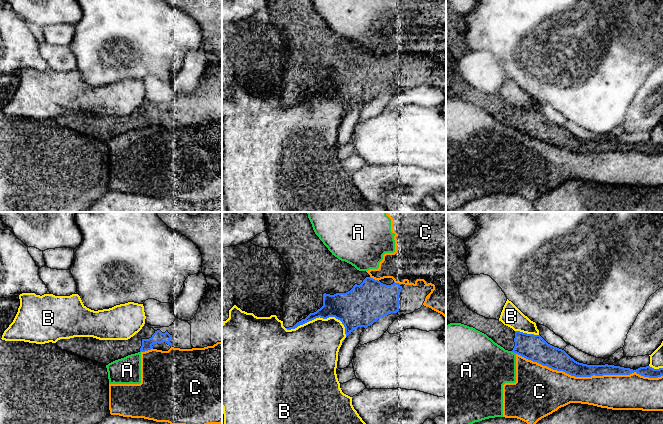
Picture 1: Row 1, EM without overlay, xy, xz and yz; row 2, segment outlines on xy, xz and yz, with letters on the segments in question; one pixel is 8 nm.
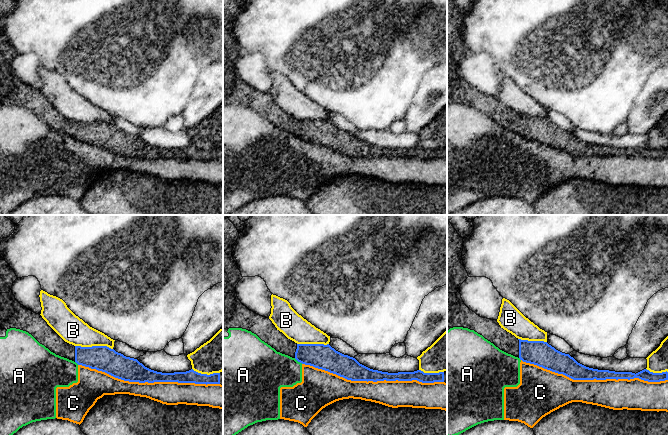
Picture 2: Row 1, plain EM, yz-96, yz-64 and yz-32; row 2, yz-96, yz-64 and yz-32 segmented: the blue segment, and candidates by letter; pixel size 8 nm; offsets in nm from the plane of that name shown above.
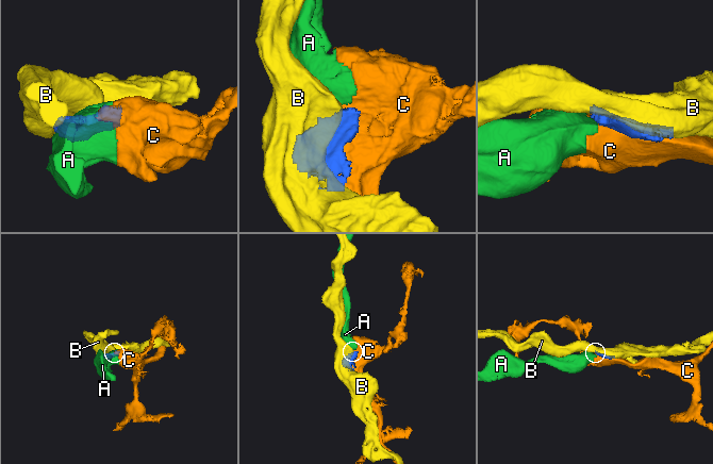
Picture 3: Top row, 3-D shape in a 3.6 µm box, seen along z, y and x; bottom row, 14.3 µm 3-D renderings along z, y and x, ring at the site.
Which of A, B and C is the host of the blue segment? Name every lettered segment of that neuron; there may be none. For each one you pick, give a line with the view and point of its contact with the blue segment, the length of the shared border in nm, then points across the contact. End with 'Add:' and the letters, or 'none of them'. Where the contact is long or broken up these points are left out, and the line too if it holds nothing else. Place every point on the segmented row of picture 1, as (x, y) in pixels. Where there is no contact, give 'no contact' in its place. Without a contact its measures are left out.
Add: none of them

